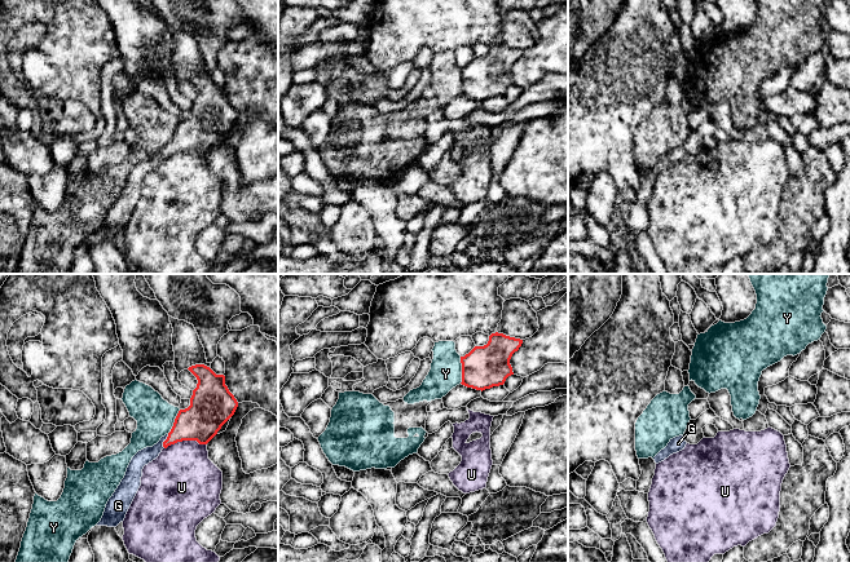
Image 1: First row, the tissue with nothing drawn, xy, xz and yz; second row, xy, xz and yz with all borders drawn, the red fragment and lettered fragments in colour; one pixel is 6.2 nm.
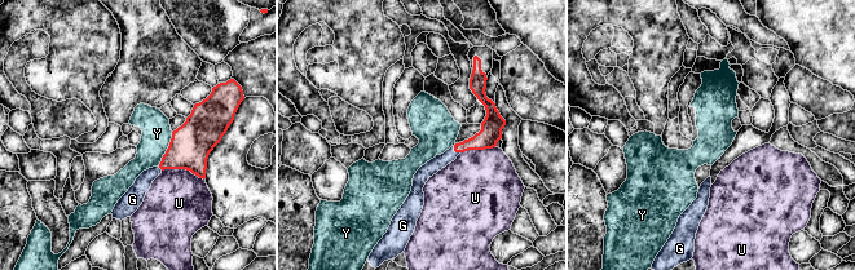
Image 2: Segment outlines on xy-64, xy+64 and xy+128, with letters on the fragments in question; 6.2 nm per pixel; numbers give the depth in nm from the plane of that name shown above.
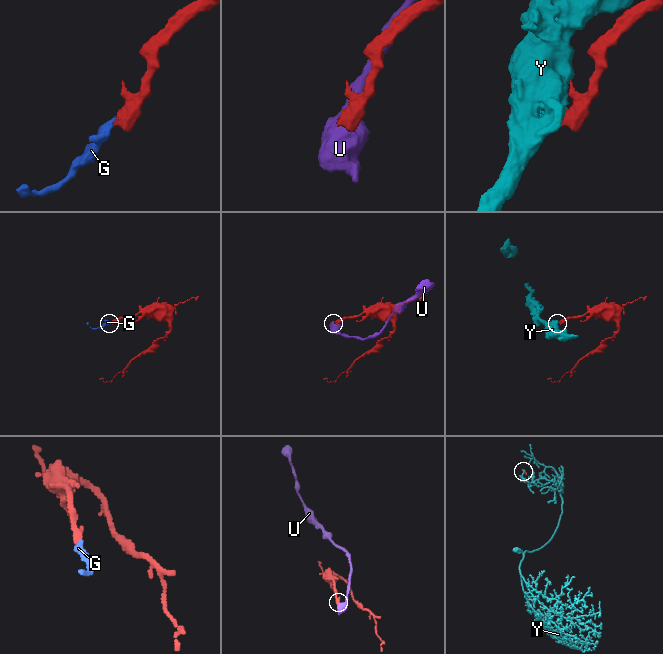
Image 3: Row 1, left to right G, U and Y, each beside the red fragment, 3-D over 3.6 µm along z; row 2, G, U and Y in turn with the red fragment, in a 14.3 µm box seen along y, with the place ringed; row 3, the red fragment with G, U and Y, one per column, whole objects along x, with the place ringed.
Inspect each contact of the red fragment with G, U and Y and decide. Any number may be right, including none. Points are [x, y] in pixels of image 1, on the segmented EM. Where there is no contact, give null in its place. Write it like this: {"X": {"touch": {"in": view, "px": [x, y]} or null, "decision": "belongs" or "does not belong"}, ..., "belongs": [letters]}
{"G": {"touch": {"in": "xy", "px": [164, 441]}, "decision": "belongs"}, "U": {"touch": {"in": "xy", "px": [185, 439]}, "decision": "does not belong"}, "Y": {"touch": {"in": "xz", "px": [462, 370]}, "decision": "does not belong"}, "belongs": ["G"]}

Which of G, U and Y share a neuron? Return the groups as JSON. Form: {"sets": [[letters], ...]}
{"sets": [["G"], ["U"], ["Y"]]}

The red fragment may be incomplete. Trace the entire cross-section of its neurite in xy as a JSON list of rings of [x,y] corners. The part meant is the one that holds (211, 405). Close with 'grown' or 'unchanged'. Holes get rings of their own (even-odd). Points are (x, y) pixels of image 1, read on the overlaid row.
[[[195,364],[188,369],[198,380],[190,406],[179,411],[168,434],[153,447],[146,447],[132,457],[124,478],[109,499],[97,526],[116,527],[124,521],[141,486],[144,466],[155,460],[163,448],[182,441],[207,444],[234,415],[238,402],[225,385],[224,375],[216,375],[204,364]]] | grown

